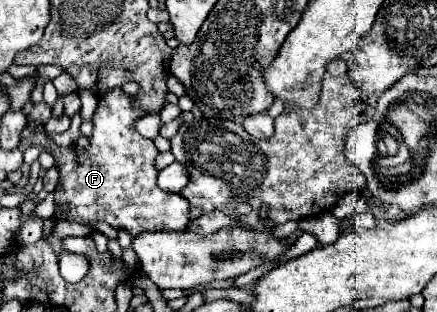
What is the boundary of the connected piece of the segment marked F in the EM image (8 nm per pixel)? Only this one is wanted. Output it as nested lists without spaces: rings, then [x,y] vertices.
[[[115,88],[107,92],[103,98],[99,98],[97,112],[93,116],[93,136],[91,148],[81,150],[77,146],[63,148],[57,146],[47,138],[45,132],[33,134],[27,140],[21,142],[23,148],[27,146],[45,146],[53,152],[55,160],[61,164],[61,182],[55,190],[55,204],[67,204],[69,216],[67,220],[87,224],[91,226],[97,220],[103,220],[111,224],[113,228],[125,226],[131,236],[137,236],[137,232],[163,232],[163,230],[175,230],[183,232],[189,222],[189,204],[181,194],[175,192],[163,192],[155,184],[155,156],[159,154],[153,140],[143,138],[133,130],[133,122],[141,118],[143,114],[139,108],[133,106],[131,96],[123,94],[121,88]]]

